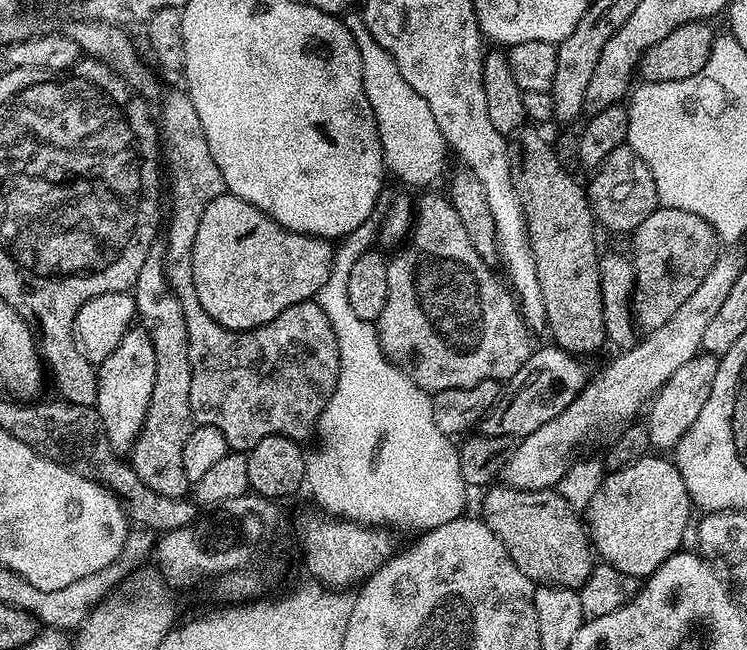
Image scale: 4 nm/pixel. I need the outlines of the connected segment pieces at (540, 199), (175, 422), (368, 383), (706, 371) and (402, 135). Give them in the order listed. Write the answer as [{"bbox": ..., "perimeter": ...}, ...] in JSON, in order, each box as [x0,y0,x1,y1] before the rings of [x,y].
[{"bbox":[508,126,608,358],"perimeter":[[[525,126],[508,140],[512,181],[528,223],[534,270],[538,270],[538,286],[542,286],[542,302],[546,306],[547,331],[552,331],[555,347],[584,358],[587,352],[598,351],[608,340],[602,314],[597,229],[585,185],[564,169],[555,150],[535,131],[539,132],[535,127]]]},{"bbox":[130,246,194,497],"perimeter":[[[153,246],[148,251],[142,270],[138,270],[134,295],[139,327],[150,334],[154,346],[154,390],[142,430],[130,449],[130,463],[134,474],[159,496],[187,497],[190,481],[182,467],[182,446],[194,427],[190,410],[190,334],[186,334],[186,314],[182,314],[182,306],[164,273],[163,247]]]},{"bbox":[304,214,469,530],"perimeter":[[[373,214],[358,226],[358,230],[350,230],[350,234],[342,237],[334,248],[330,274],[314,297],[338,338],[340,373],[334,394],[316,422],[315,435],[320,436],[320,445],[304,457],[304,484],[312,491],[313,498],[328,511],[325,513],[329,517],[365,526],[387,526],[392,530],[427,530],[465,515],[464,503],[468,500],[469,489],[458,466],[460,454],[457,445],[444,436],[438,426],[434,426],[432,396],[419,388],[401,365],[392,363],[380,345],[377,325],[371,320],[358,318],[346,294],[350,266],[354,266],[354,262],[375,245],[372,243],[377,243],[381,223],[381,217]]]},{"bbox":[646,353,719,449],"perimeter":[[[697,353],[685,365],[678,366],[677,370],[674,370],[674,374],[653,396],[648,408],[650,414],[646,417],[646,423],[655,449],[675,449],[678,441],[684,437],[686,430],[694,424],[694,420],[701,414],[707,399],[710,398],[710,392],[714,386],[714,378],[717,376],[718,364],[719,361],[711,353]]]},{"bbox":[342,10,446,189],"perimeter":[[[348,10],[343,13],[342,19],[345,26],[350,30],[350,34],[354,38],[354,42],[358,46],[358,54],[362,58],[362,86],[366,90],[366,98],[370,98],[370,110],[374,110],[374,122],[378,126],[378,138],[382,142],[382,154],[384,155],[384,166],[389,173],[392,172],[401,180],[404,184],[413,184],[414,187],[423,189],[425,186],[423,184],[428,184],[431,180],[436,180],[440,176],[440,167],[444,164],[444,152],[446,153],[446,145],[442,134],[438,130],[438,122],[434,122],[434,113],[430,111],[430,106],[426,106],[426,98],[422,98],[422,94],[418,94],[418,90],[414,90],[414,86],[410,86],[410,82],[406,82],[406,78],[402,78],[402,74],[399,73],[398,66],[394,62],[394,58],[382,48],[378,46],[378,42],[374,42],[374,38],[370,34],[370,30],[366,30],[364,25],[363,15],[359,11],[352,12],[353,10]]]}]

